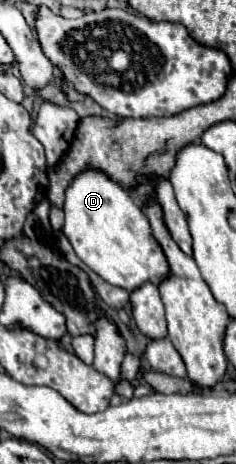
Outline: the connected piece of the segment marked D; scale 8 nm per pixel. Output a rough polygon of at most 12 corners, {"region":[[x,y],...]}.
{"region":[[99,170],[65,192],[63,234],[105,282],[171,276],[149,218]]}

